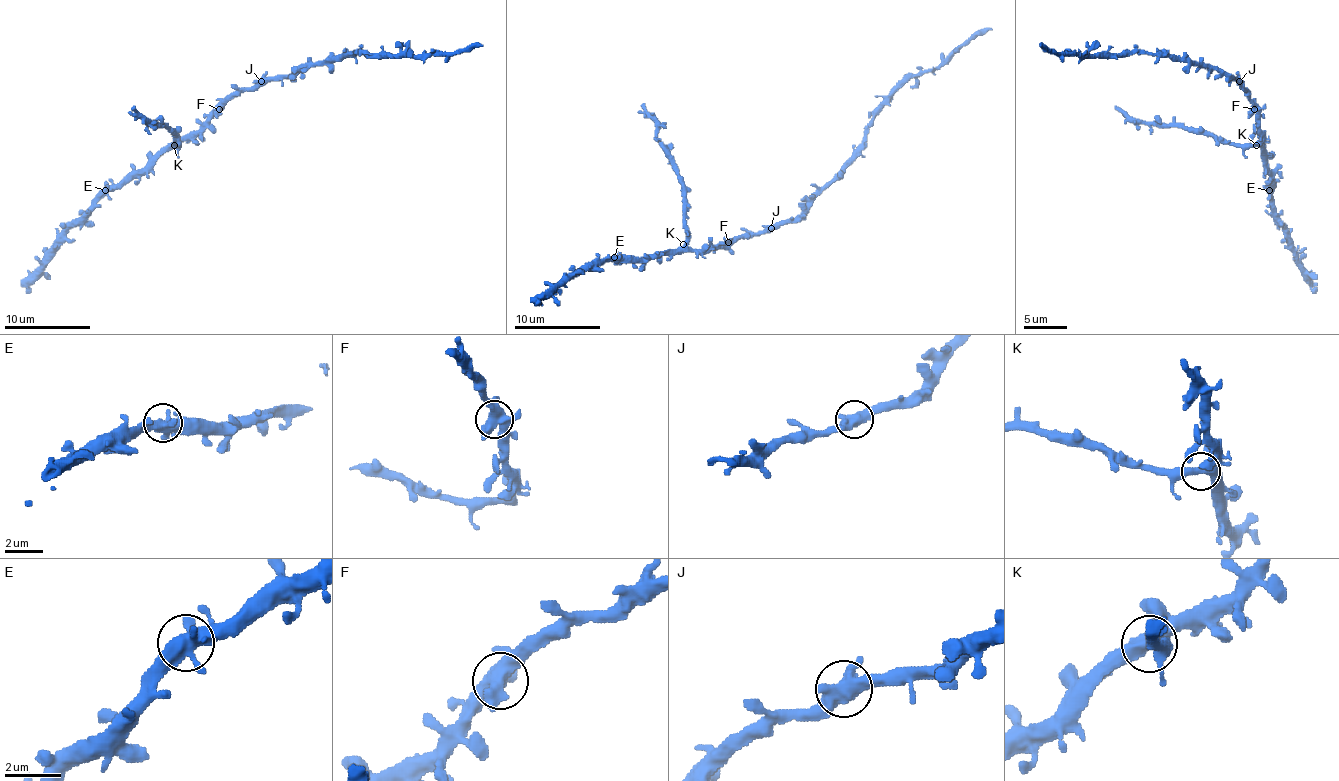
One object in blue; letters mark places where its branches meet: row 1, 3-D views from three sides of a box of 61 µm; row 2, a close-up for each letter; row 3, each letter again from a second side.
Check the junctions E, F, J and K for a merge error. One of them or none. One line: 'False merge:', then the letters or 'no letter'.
False merge: no letter

